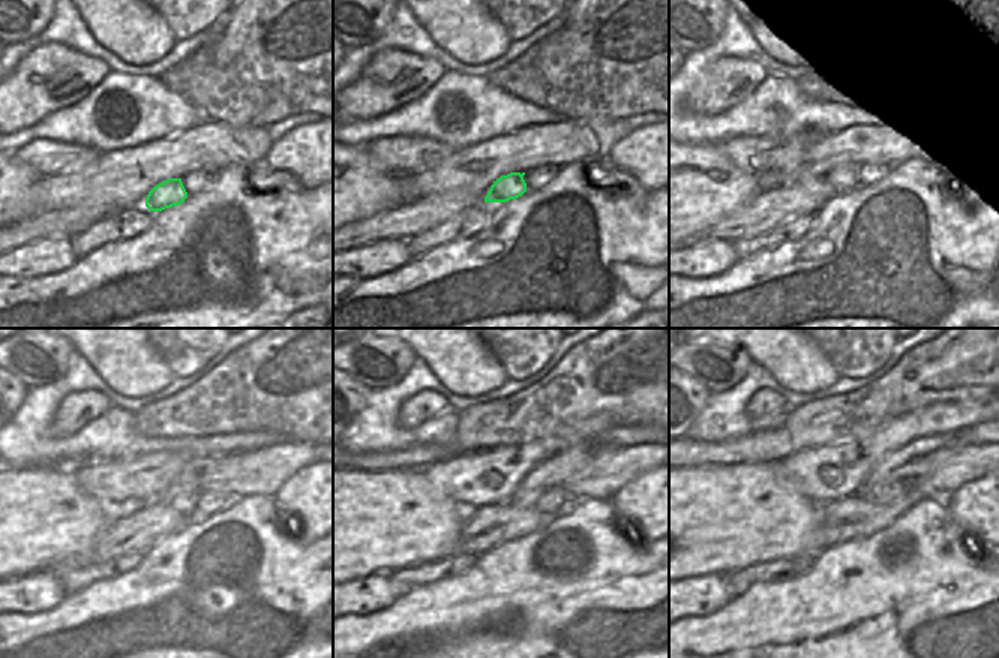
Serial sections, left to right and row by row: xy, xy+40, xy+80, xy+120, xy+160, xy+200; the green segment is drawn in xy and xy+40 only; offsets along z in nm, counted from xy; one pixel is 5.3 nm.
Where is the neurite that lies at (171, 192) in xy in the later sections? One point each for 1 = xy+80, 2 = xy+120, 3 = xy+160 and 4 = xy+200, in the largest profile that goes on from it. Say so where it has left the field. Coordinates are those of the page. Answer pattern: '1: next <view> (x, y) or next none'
1: next xy+80 (845, 179)
2: next xy+120 (183, 502)
3: next xy+160 (552, 472)
4: next xy+200 (920, 457)

